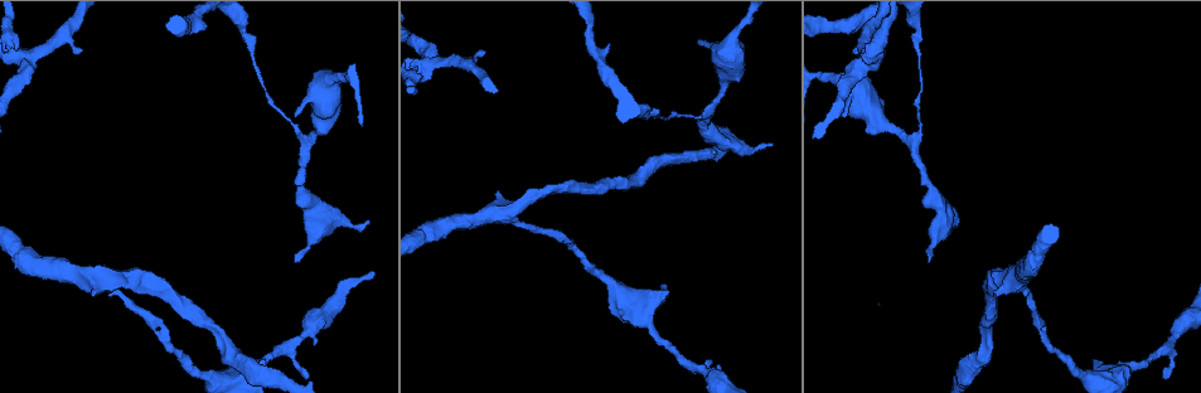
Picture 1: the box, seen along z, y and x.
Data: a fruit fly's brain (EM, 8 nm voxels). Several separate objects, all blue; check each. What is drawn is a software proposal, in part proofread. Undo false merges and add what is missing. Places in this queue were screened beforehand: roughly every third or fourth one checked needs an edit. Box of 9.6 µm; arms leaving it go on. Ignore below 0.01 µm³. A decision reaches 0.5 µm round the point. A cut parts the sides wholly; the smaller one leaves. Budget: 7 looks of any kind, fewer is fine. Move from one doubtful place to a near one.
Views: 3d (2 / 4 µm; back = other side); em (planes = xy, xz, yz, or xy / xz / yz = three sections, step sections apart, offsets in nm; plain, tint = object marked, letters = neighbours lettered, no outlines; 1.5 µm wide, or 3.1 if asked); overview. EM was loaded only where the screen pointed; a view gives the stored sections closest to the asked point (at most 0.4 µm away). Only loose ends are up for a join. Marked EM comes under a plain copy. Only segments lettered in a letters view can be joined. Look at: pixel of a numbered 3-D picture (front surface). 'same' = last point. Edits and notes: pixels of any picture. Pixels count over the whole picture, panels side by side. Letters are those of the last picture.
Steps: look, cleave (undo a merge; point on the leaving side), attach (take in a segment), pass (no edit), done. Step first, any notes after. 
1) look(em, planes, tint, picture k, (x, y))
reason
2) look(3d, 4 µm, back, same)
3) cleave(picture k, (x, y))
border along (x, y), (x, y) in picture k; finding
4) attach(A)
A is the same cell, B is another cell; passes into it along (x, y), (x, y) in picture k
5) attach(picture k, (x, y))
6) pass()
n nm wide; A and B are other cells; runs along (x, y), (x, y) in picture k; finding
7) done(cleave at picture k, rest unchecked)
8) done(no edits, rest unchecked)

look(3d, 4 µm, picture 1, (92, 294))

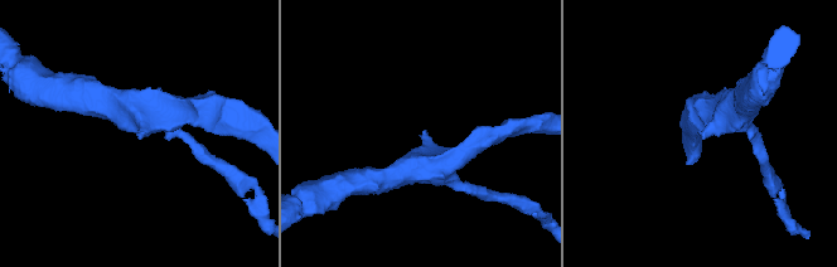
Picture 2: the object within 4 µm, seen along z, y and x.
look(em, planes, letters, picture 2, (137, 138))

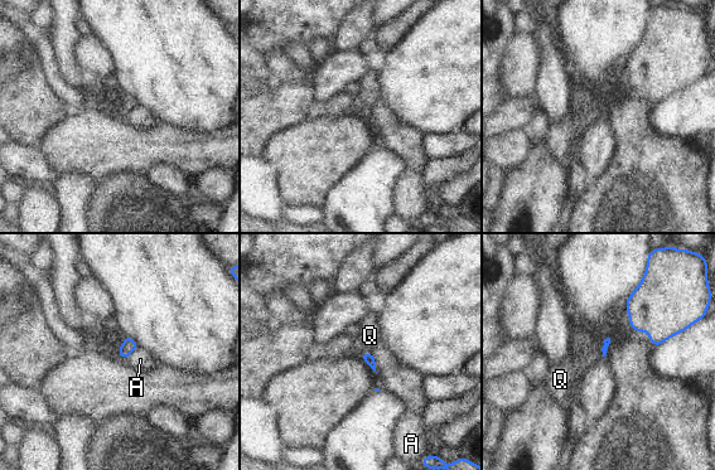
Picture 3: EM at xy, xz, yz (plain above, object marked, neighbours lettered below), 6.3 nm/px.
attach(Q)
Q is the same cell, A is another cell; the neuron continues

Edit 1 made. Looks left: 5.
look(overview)

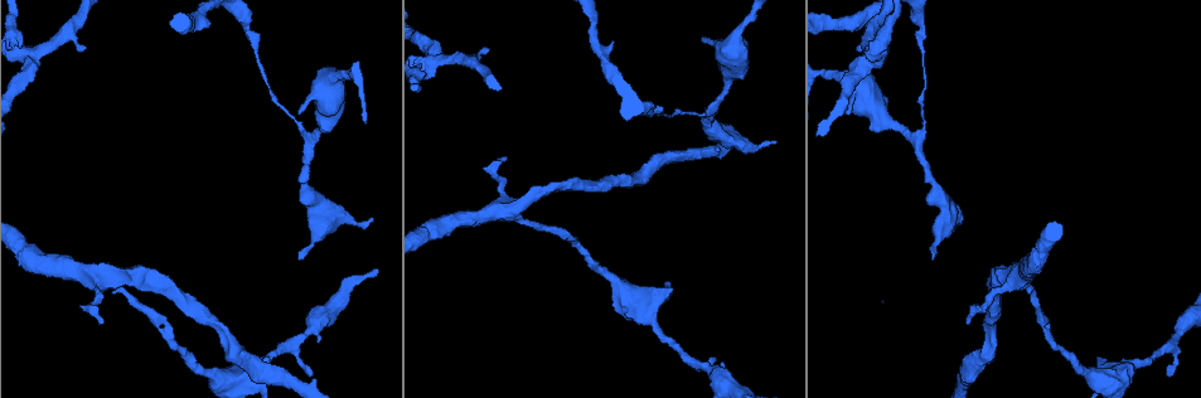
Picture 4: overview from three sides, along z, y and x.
look(em, planes, letters, picture 4, (654, 111))
calibre changes

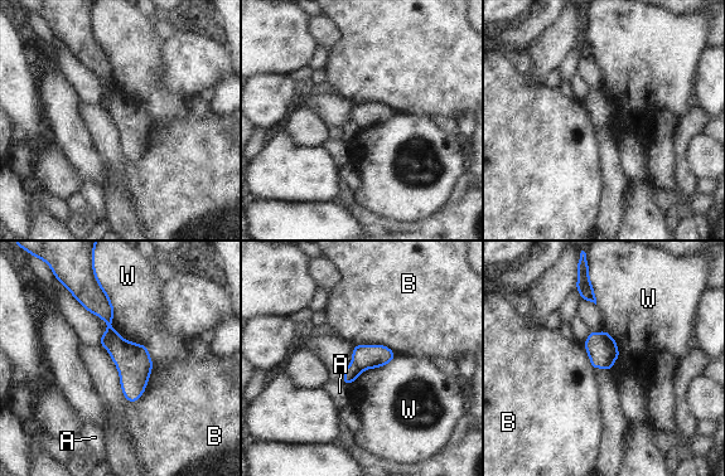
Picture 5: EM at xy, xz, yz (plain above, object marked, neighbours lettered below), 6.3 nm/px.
cleave(picture 5, (612, 344))
A, B and W are other cells; border along (602, 333), (613, 363) in picture 5; a second neuron is stuck on

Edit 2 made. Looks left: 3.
look(em, xy, step 4, tint, picture 4, (434, 65))
sudden change in width

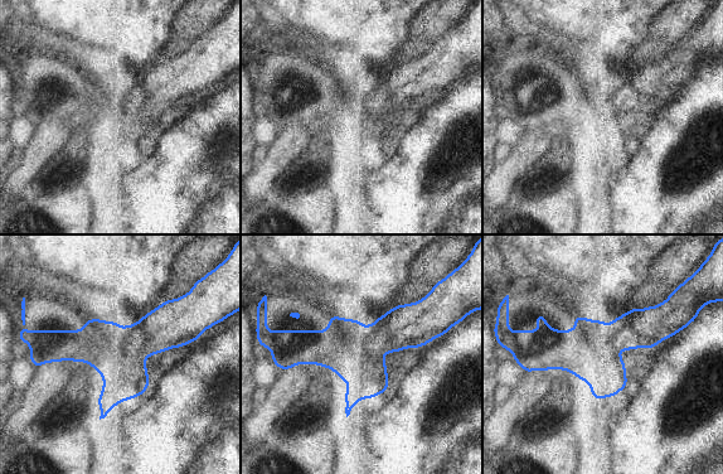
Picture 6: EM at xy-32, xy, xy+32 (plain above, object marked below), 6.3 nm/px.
look(em, xy, step 4, letters, same)
what lies round it

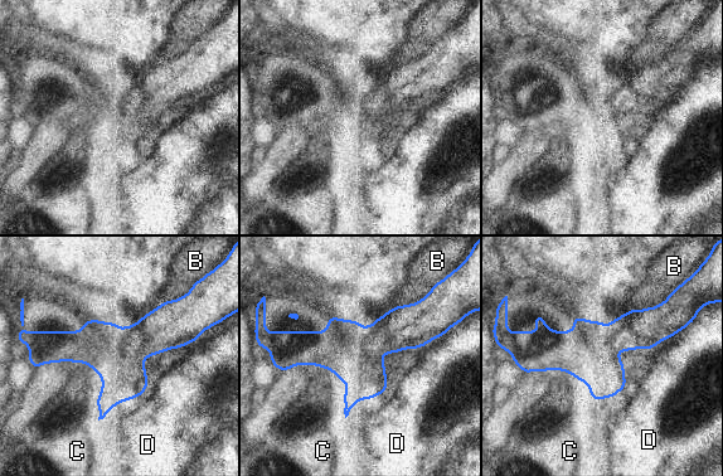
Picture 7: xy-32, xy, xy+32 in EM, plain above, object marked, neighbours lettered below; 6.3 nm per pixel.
cleave(picture 7, (581, 351))
340 nm wide; B, C and D are other cells; two neurons meet here

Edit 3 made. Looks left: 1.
done(attach at picture 3, cleave at picture 5, cleave at picture 7, rest unchecked)

